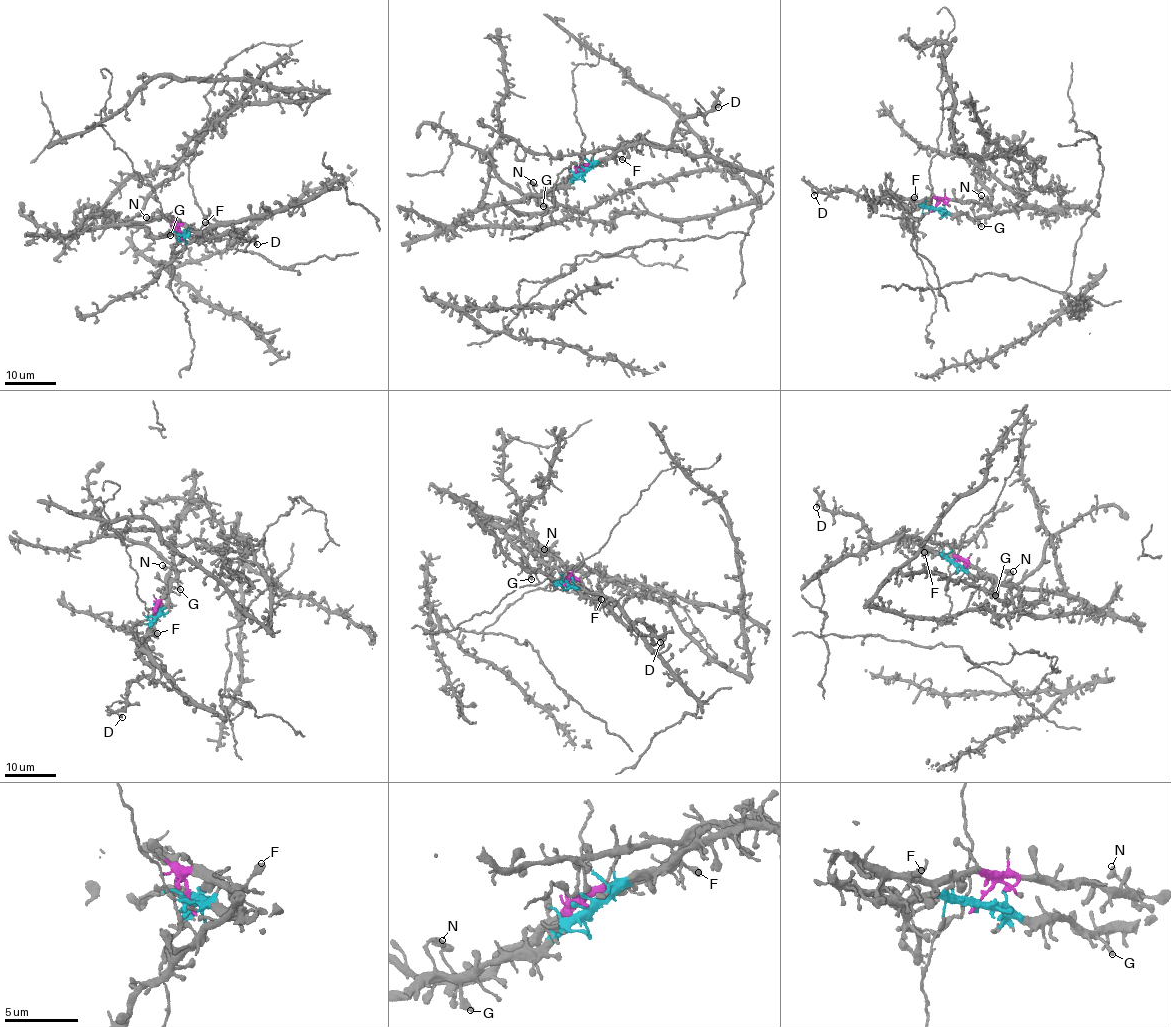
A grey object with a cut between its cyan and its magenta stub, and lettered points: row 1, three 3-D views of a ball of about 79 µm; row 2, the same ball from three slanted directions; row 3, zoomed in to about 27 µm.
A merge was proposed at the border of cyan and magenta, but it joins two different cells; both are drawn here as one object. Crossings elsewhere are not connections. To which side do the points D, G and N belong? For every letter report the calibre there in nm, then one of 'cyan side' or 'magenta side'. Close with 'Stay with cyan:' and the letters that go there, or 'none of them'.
D: 380 nm | cyan side
G: 380 nm | cyan side
N: 480 nm | magenta side
Stay with cyan: D, G

